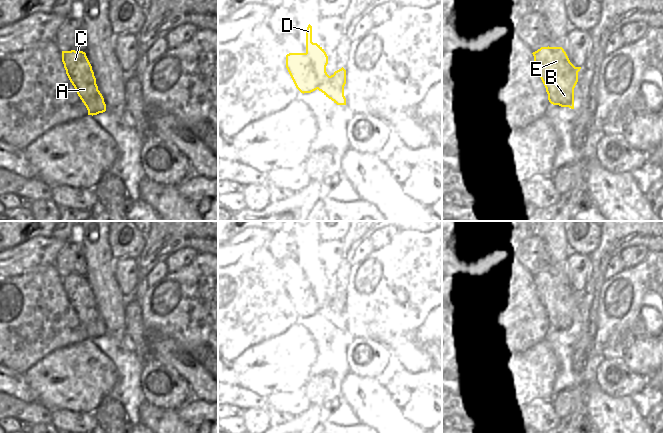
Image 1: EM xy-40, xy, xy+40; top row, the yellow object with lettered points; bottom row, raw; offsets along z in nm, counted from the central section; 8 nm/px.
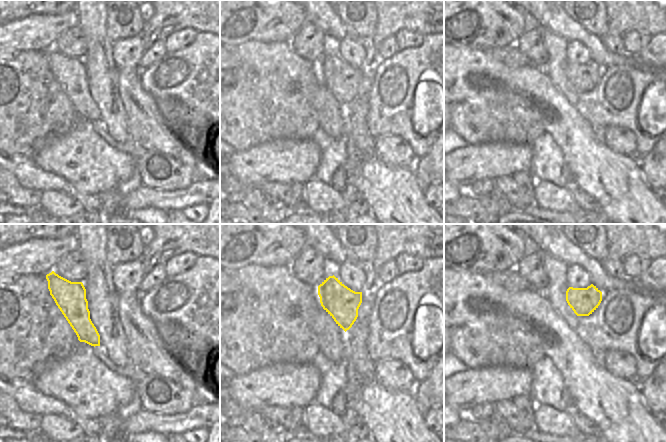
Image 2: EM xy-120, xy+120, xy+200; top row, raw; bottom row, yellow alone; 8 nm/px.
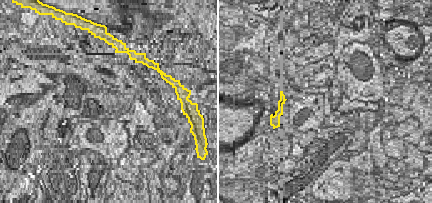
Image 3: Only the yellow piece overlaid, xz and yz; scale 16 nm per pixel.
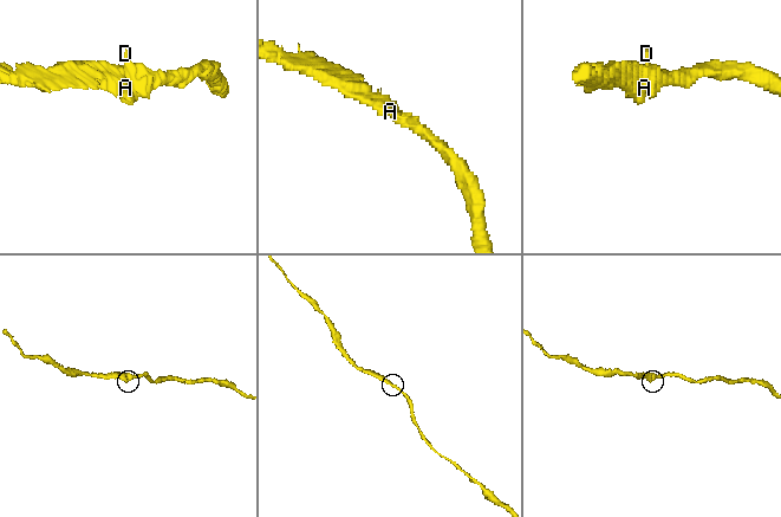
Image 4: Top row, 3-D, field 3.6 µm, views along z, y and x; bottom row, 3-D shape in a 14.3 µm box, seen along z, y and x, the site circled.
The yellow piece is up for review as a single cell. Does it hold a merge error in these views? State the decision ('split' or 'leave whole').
leave whole

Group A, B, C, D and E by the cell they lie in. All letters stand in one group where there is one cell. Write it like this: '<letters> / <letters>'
A B C D E

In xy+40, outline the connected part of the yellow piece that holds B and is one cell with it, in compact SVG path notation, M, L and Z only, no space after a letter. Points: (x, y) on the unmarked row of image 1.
M541 271L532 278L549 326L574 333L574 312L581 291L570 286L562 271Z

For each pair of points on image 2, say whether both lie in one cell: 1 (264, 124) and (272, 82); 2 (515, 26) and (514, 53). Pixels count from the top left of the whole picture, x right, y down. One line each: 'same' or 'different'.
1: same
2: different

